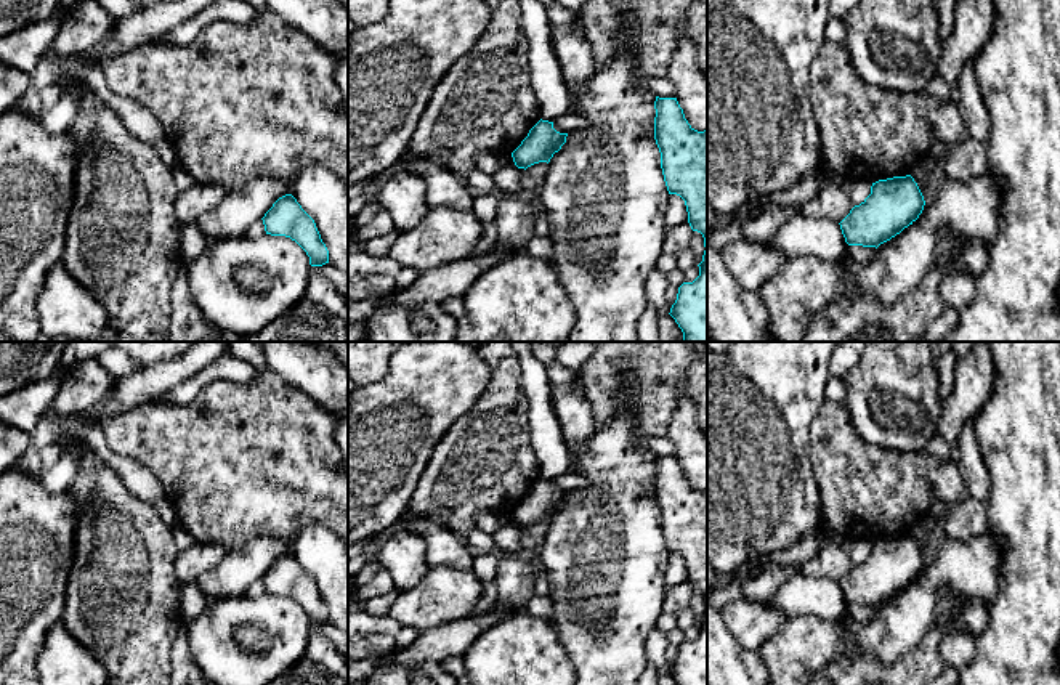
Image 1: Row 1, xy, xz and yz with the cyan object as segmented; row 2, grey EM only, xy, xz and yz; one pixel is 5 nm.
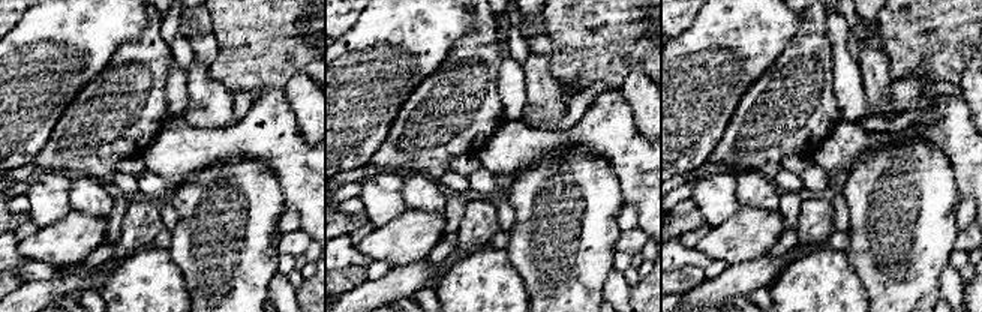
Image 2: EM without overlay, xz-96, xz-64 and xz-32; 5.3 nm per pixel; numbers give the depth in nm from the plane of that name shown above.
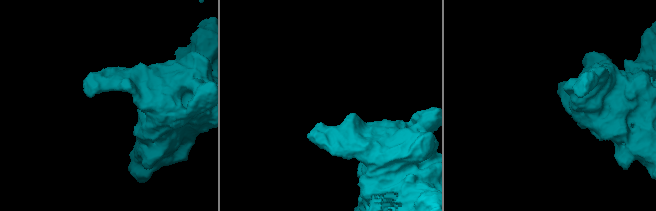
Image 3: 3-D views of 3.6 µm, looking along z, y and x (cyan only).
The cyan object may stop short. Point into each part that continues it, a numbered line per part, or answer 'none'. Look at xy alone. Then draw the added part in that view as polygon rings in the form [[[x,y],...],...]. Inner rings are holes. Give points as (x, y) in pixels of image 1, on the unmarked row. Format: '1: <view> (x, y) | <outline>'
none

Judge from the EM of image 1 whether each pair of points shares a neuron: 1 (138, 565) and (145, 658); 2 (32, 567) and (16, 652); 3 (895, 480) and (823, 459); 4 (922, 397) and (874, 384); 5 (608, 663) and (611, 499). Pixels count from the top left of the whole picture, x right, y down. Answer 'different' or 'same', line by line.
1: same
2: same
3: same
4: same
5: same

